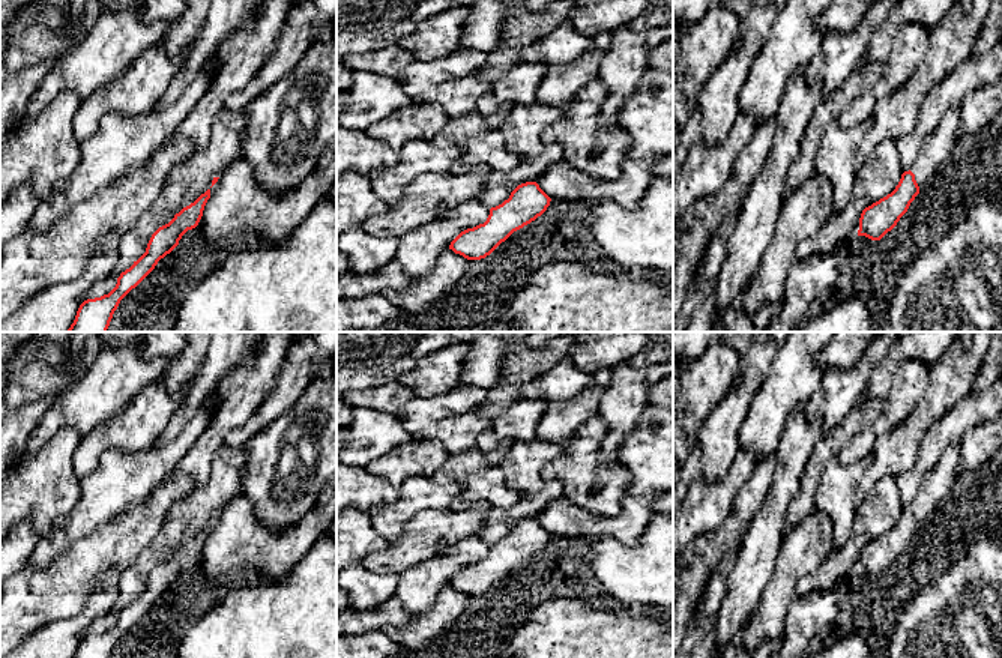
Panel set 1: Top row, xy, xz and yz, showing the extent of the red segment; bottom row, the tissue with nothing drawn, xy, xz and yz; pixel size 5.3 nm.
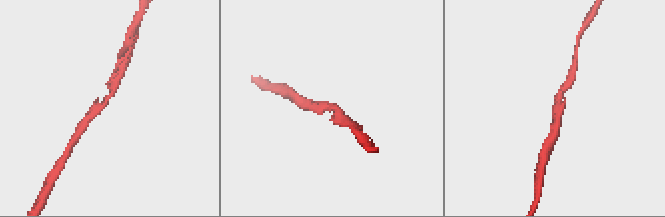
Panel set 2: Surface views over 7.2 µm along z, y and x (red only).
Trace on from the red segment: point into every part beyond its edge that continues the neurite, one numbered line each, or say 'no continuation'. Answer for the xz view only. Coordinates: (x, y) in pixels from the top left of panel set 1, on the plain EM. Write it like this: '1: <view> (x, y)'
no continuation

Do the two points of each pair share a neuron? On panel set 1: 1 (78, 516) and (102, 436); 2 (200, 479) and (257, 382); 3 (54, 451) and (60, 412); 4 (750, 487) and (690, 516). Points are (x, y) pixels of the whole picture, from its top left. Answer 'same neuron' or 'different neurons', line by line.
1: different neurons
2: same neuron
3: different neurons
4: different neurons

